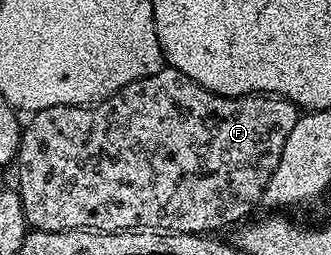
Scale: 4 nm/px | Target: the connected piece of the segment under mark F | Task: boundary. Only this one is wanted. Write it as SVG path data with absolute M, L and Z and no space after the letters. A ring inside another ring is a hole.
M170 68L157 71L153 76L145 76L116 94L104 98L90 106L54 106L34 111L31 118L26 119L19 136L19 193L20 204L28 227L35 230L98 230L114 232L117 230L158 230L173 234L206 235L208 232L221 232L226 226L234 227L248 217L247 213L263 201L263 193L281 160L281 152L285 152L285 140L289 140L289 132L293 132L293 124L301 117L300 107L294 106L286 98L276 98L273 94L246 94L243 98L230 98L209 92L201 88L189 76Z

